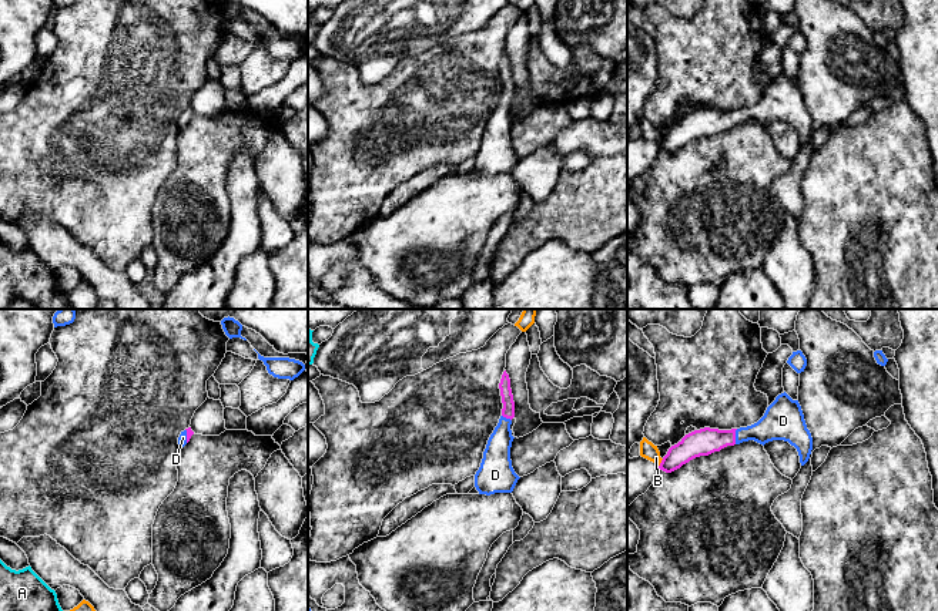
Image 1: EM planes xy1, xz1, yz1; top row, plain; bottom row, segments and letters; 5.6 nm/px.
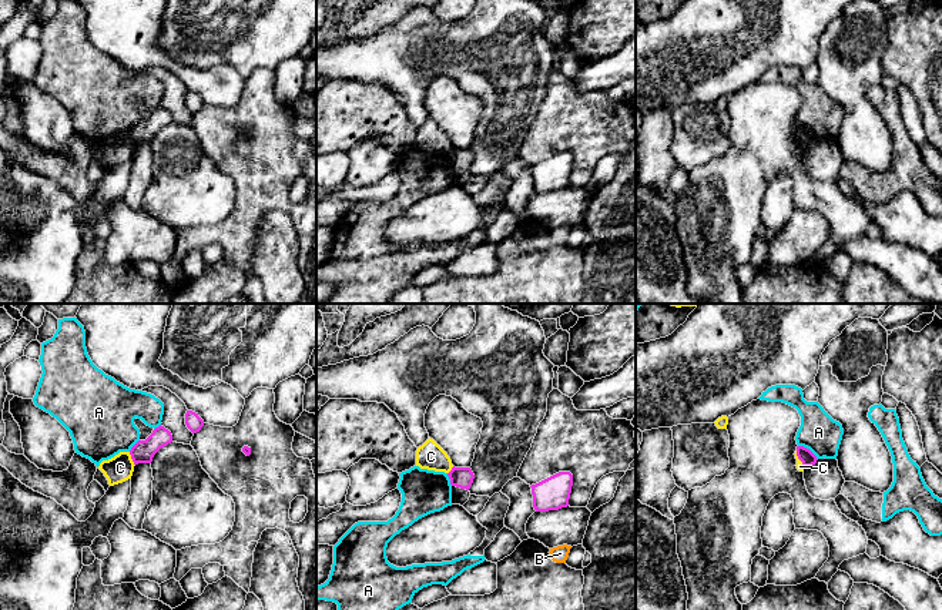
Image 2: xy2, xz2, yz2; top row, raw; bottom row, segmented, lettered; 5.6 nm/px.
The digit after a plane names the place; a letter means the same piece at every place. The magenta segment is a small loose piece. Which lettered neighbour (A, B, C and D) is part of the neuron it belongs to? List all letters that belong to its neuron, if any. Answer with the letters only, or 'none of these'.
D

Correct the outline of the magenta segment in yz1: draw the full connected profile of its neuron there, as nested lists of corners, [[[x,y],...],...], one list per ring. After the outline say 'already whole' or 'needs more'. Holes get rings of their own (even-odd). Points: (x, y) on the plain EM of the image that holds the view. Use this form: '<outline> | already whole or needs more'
[[[785,73],[778,75],[767,88],[764,97],[754,105],[731,111],[704,108],[686,115],[671,127],[663,138],[659,150],[671,154],[690,141],[720,132],[727,127],[754,121],[766,125],[773,121],[784,121],[794,127],[804,147],[813,131],[813,118],[807,110],[798,81],[793,81]]] | needs more

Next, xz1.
[[[506,51],[500,64],[502,97],[490,115],[479,151],[475,155],[475,168],[479,175],[512,174],[520,160],[510,141],[510,128],[513,122],[510,105],[515,98],[515,83],[510,70],[510,60]]] | needs more

